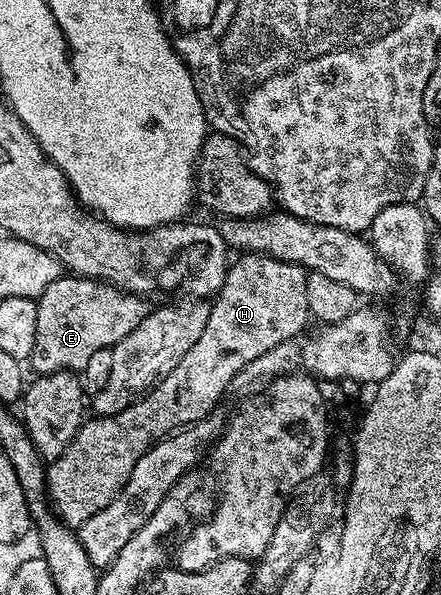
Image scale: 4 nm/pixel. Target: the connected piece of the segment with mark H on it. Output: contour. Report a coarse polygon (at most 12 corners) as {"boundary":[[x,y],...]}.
{"boundary":[[237,255],[206,330],[155,388],[85,419],[47,465],[79,526],[156,443],[215,413],[310,321],[306,269]]}

